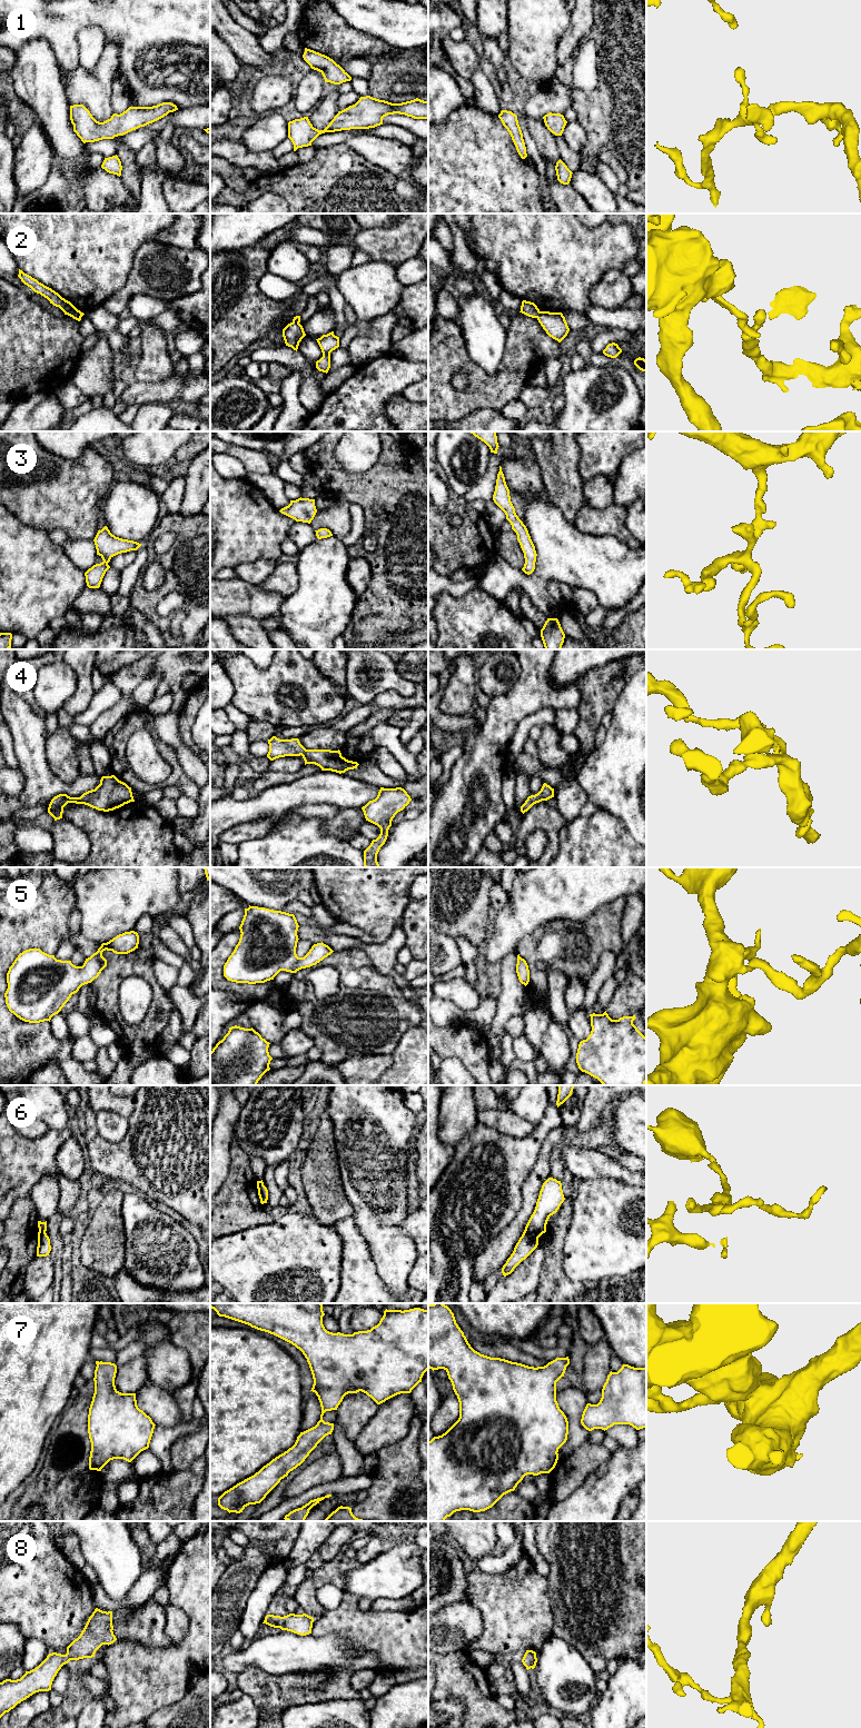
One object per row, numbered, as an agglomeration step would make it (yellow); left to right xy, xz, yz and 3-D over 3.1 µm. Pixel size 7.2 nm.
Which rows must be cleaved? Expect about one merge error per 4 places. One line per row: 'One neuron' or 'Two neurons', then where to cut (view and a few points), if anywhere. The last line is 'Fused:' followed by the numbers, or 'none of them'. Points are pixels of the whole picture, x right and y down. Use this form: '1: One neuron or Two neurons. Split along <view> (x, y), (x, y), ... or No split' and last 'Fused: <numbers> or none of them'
1: One neuron. No split
2: Two neurons. Split along yz (540, 311), (536, 317)
3: One neuron. No split
4: One neuron. No split
5: One neuron. No split
6: Two neurons. Split along yz (525, 1229), (538, 1237)
7: One neuron. No split
8: One neuron. No split
Fused: 2, 6

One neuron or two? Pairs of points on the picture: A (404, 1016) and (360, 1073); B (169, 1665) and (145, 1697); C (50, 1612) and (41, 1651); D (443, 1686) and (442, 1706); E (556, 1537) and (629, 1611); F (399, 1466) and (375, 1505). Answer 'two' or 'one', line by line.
A: two
B: one
C: two
D: two
E: one
F: one

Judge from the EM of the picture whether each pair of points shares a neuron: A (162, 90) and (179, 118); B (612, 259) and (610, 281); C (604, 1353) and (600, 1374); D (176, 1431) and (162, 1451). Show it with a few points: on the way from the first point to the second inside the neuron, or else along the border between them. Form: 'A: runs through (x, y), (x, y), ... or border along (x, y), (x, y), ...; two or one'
A: border along (198, 105), (178, 109); two
B: border along (621, 270), (609, 269), (592, 286); two
C: runs through (600, 1359), (600, 1369); one
D: runs through (171, 1436), (162, 1447); one

